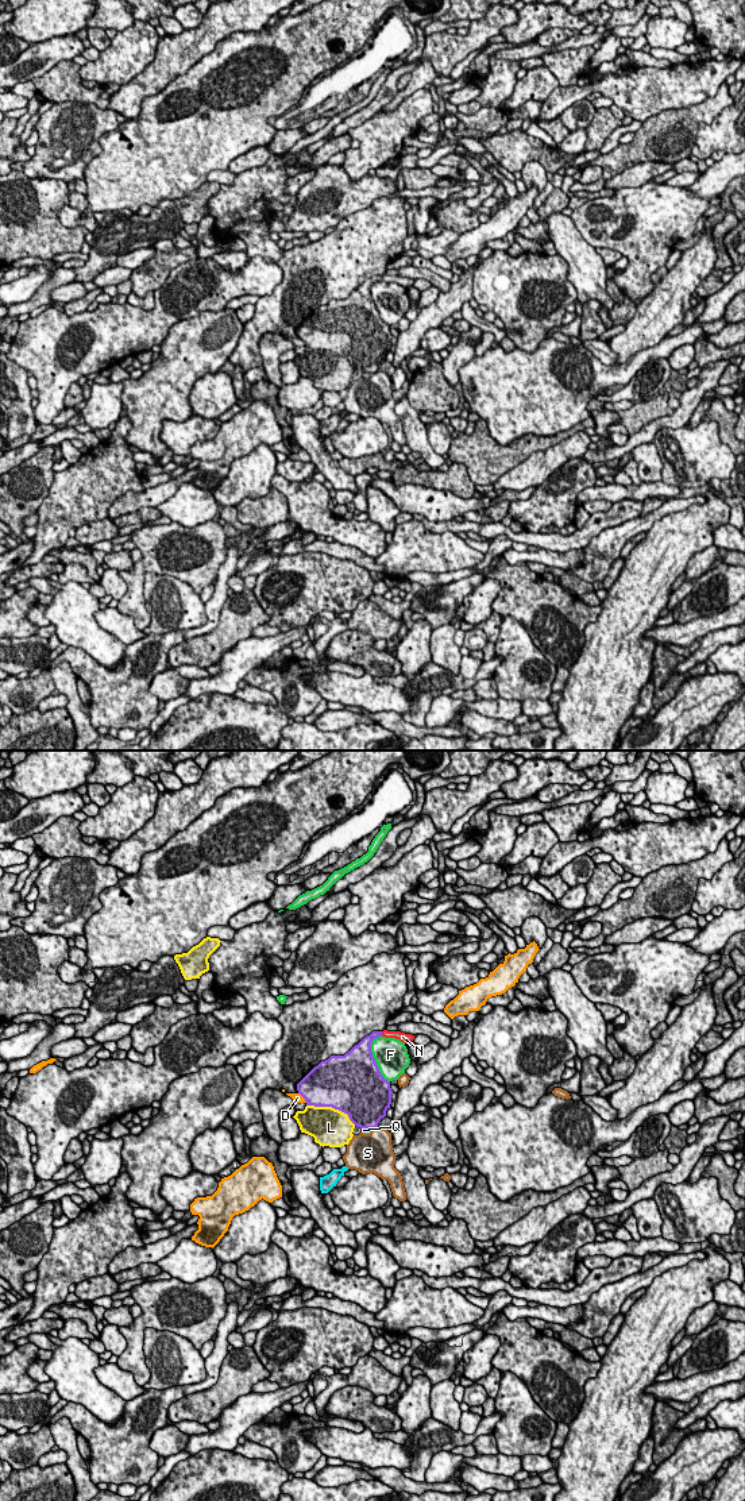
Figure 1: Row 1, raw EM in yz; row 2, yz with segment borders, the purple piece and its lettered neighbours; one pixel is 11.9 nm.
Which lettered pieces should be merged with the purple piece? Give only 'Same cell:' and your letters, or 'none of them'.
Same cell: N

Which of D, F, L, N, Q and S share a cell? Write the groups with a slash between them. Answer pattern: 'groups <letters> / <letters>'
groups D / F / L / N / Q / S

